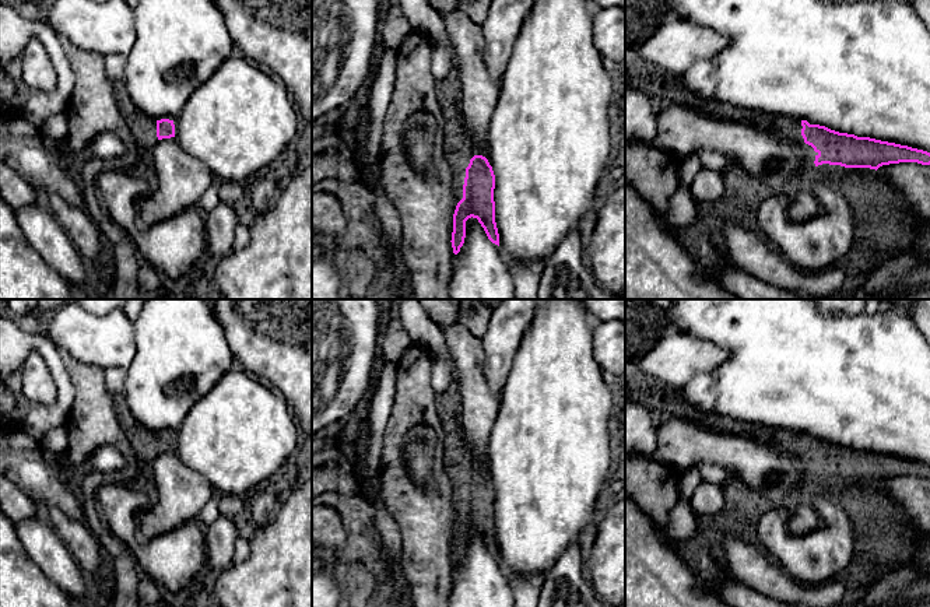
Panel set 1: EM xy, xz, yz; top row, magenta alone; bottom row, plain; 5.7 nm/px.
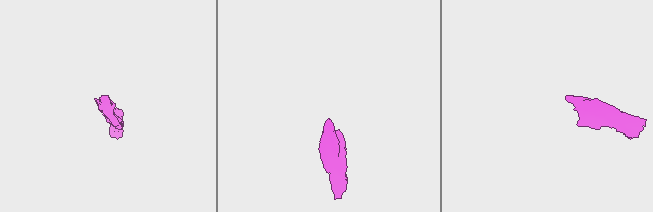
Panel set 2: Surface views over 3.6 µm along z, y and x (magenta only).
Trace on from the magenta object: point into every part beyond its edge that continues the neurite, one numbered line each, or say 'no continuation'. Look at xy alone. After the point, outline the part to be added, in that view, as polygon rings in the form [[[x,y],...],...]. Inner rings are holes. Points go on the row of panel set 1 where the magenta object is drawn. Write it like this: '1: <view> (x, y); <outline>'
no continuation

